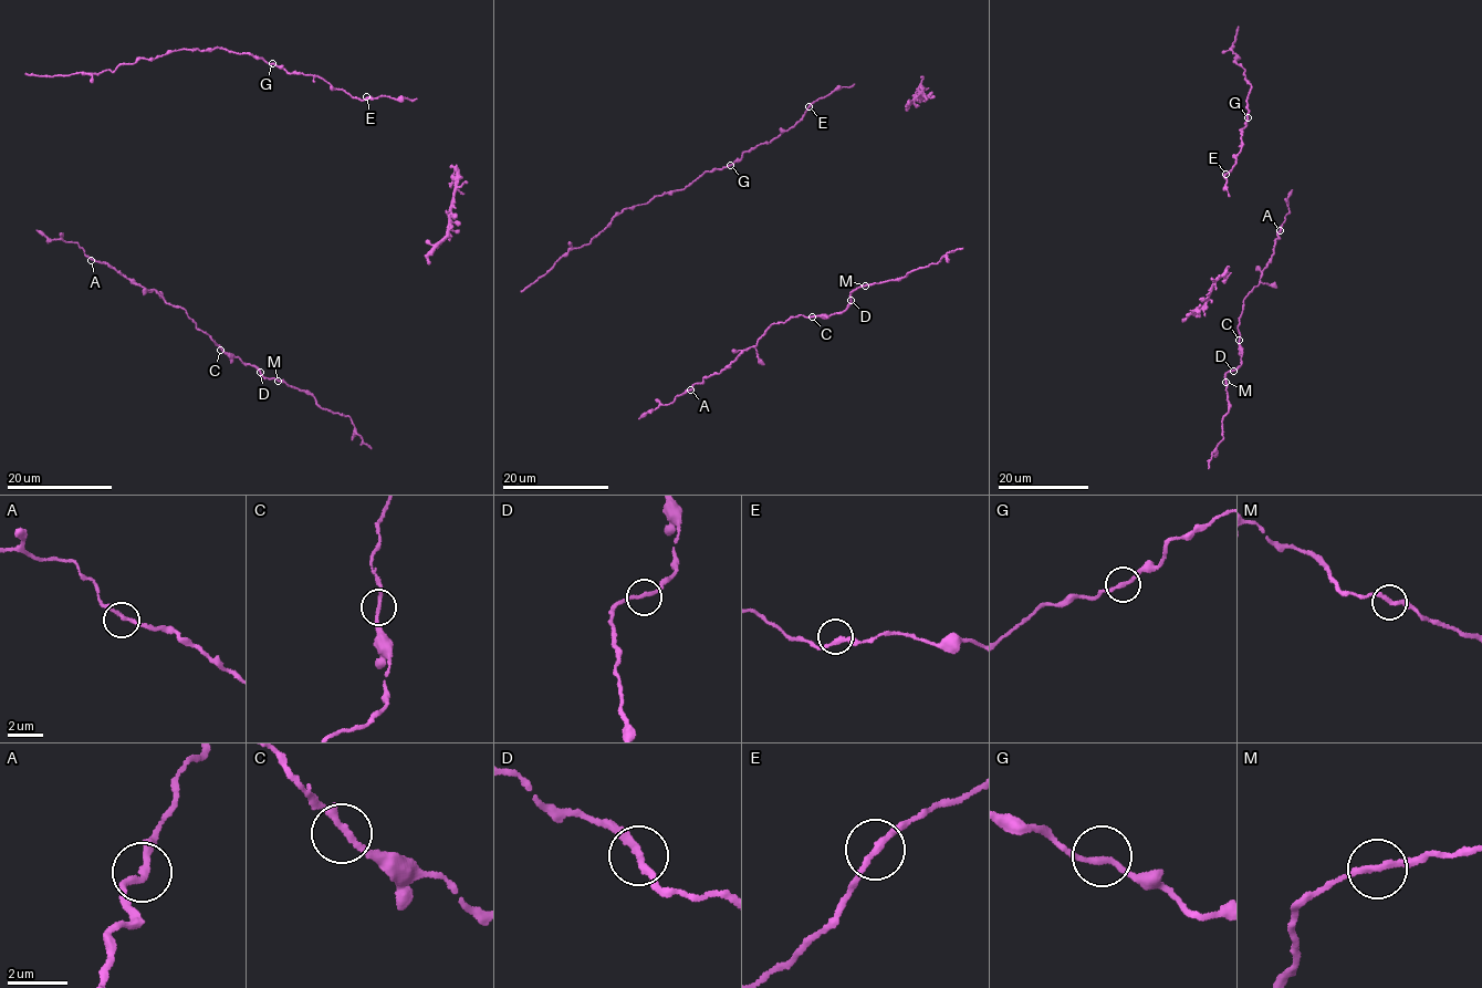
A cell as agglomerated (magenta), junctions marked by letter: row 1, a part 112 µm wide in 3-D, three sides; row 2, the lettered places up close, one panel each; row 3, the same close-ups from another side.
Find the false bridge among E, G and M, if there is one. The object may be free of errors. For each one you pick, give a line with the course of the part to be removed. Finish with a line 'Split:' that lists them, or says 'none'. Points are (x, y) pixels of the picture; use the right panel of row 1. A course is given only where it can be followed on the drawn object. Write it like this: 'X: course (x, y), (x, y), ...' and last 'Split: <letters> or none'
Split: none

